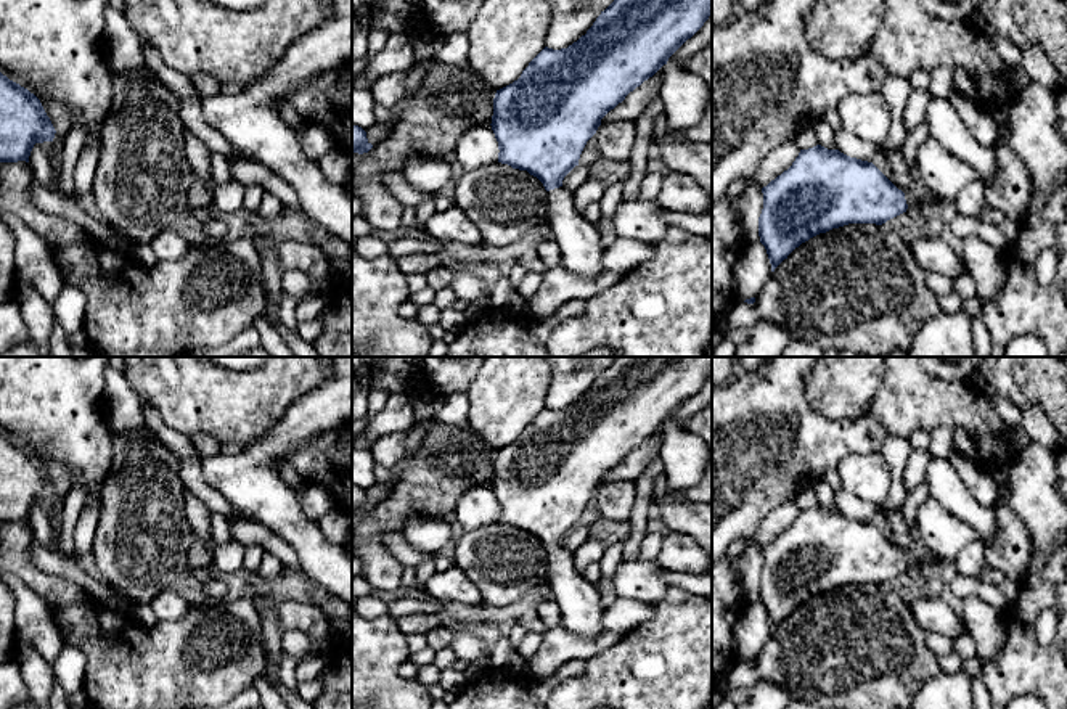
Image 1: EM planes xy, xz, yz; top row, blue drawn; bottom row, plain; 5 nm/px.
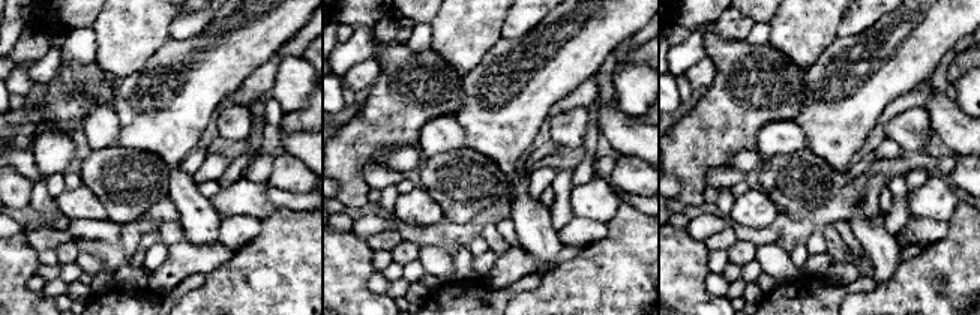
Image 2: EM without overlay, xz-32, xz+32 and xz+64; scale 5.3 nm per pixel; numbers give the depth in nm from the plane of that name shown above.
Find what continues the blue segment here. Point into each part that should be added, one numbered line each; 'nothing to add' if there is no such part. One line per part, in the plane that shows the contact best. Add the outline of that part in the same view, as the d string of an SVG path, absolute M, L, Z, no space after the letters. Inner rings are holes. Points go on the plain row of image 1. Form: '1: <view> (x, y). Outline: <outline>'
1: xz (579, 602). Outline: M559 547L546 553L546 580L561 611L561 625L583 638L606 632L598 587L575 569L574 556Z

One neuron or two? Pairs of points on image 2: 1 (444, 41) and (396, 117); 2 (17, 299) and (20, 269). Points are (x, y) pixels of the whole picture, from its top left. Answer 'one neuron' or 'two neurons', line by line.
1: two neurons
2: one neuron

